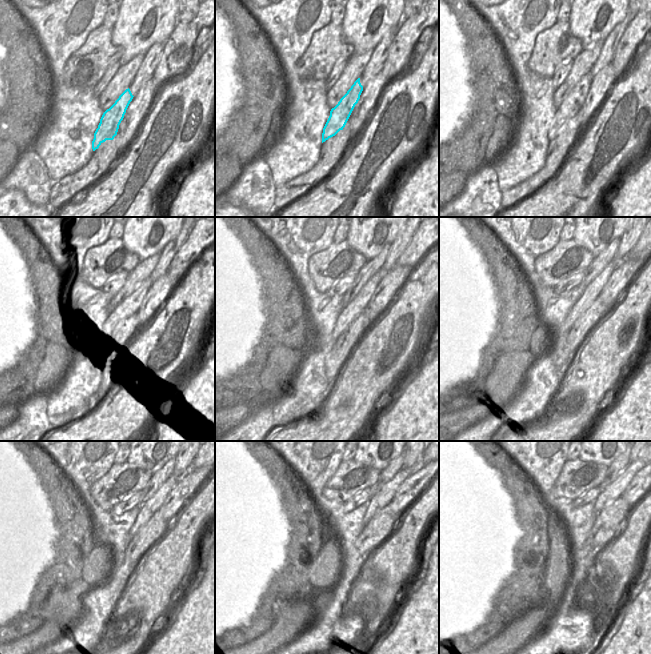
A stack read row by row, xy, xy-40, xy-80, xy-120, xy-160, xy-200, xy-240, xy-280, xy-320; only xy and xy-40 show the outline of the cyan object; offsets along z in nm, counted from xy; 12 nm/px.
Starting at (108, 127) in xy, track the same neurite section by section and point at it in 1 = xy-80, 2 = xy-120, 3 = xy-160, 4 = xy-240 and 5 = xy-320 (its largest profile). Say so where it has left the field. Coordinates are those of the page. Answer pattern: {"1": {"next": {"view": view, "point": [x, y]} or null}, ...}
{"1": {"next": {"view": "xy-80", "point": [567, 110]}}, "2": {"next": {"view": "xy-120", "point": [130, 306]}}, "3": {"next": {"view": "xy-160", "point": [352, 310]}}, "4": {"next": {"view": "xy-240", "point": [148, 509]}}, "5": {"next": {"view": "xy-320", "point": [615, 489]}}}

